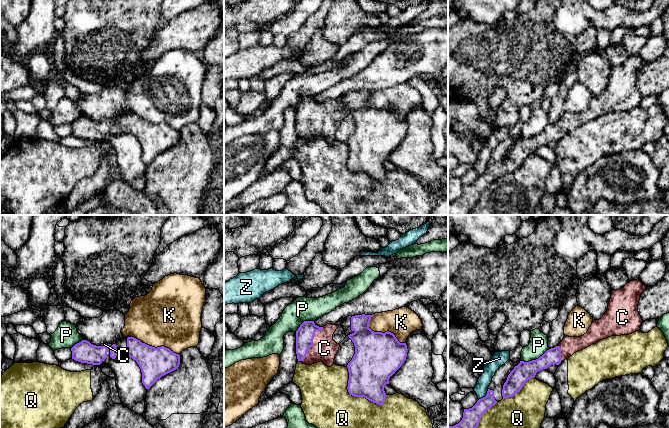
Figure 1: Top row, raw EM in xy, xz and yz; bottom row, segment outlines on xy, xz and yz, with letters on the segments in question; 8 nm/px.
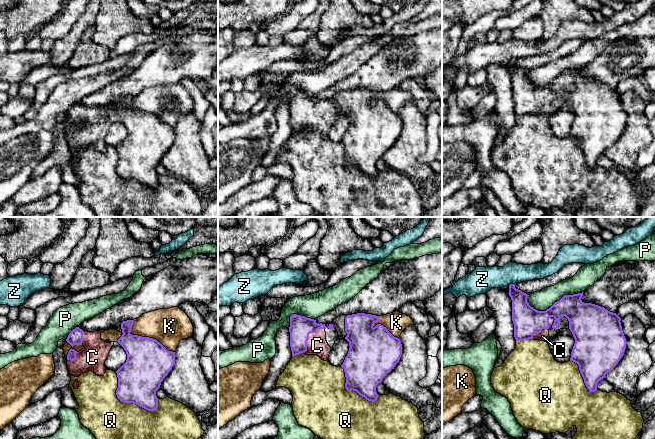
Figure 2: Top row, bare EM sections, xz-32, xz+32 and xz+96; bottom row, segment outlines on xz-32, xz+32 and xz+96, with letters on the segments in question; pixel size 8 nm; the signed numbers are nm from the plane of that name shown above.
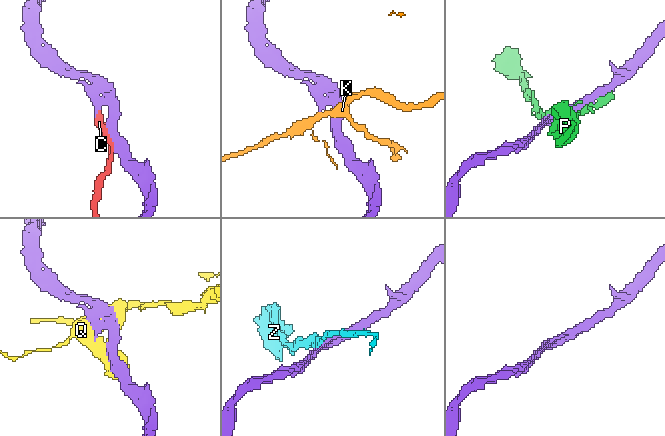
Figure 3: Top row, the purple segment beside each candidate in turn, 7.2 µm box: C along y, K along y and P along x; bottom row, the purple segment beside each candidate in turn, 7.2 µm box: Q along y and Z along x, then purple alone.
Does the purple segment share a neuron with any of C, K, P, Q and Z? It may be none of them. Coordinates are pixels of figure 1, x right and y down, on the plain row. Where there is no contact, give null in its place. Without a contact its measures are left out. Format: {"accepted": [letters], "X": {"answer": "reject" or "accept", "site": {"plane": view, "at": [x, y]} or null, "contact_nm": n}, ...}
{"accepted": ["C"], "C": {"answer": "accept", "site": {"plane": "xz", "at": [312, 119]}, "contact_nm": 340}, "K": {"answer": "reject", "site": {"plane": "xz", "at": [383, 109]}, "contact_nm": 360}, "P": {"answer": "reject", "site": {"plane": "yz", "at": [534, 136]}, "contact_nm": 240}, "Q": {"answer": "reject", "site": {"plane": "xz", "at": [354, 172]}, "contact_nm": 420}, "Z": {"answer": "reject", "site": {"plane": "yz", "at": [486, 171]}, "contact_nm": 120}}

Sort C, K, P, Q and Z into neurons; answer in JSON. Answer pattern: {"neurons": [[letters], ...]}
{"neurons": [["C"], ["K"], ["P"], ["Q"], ["Z"]]}

